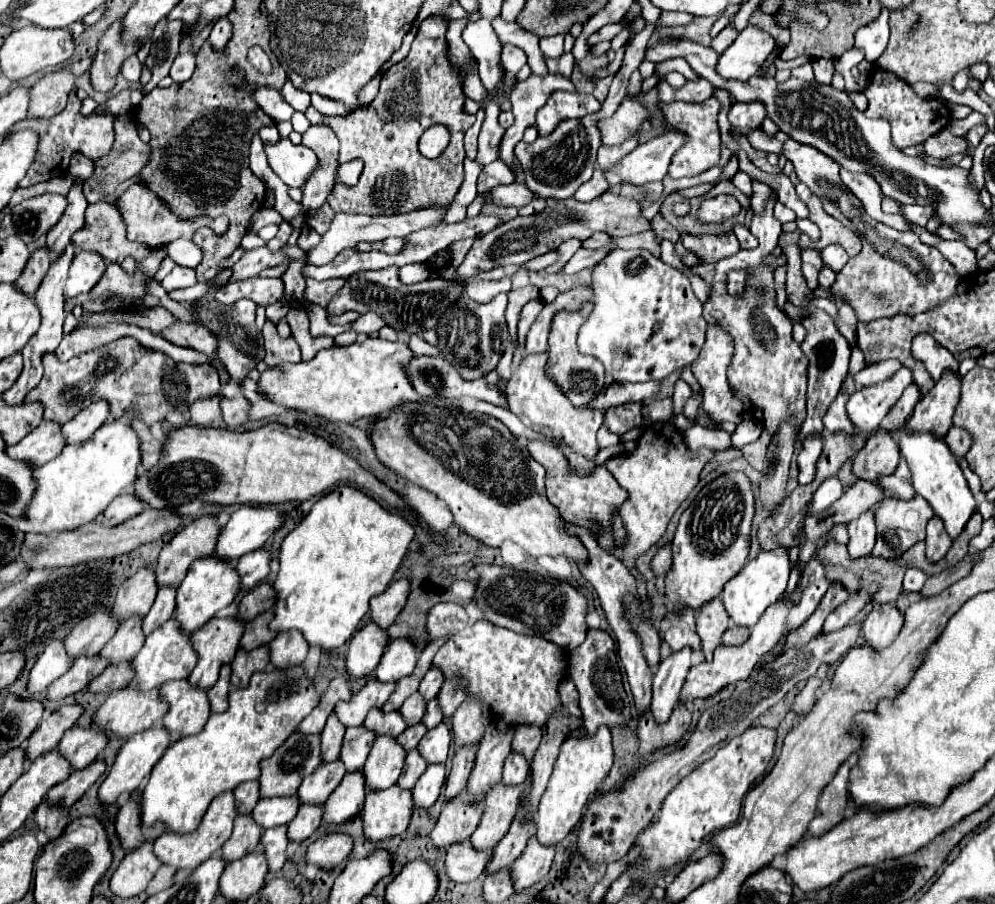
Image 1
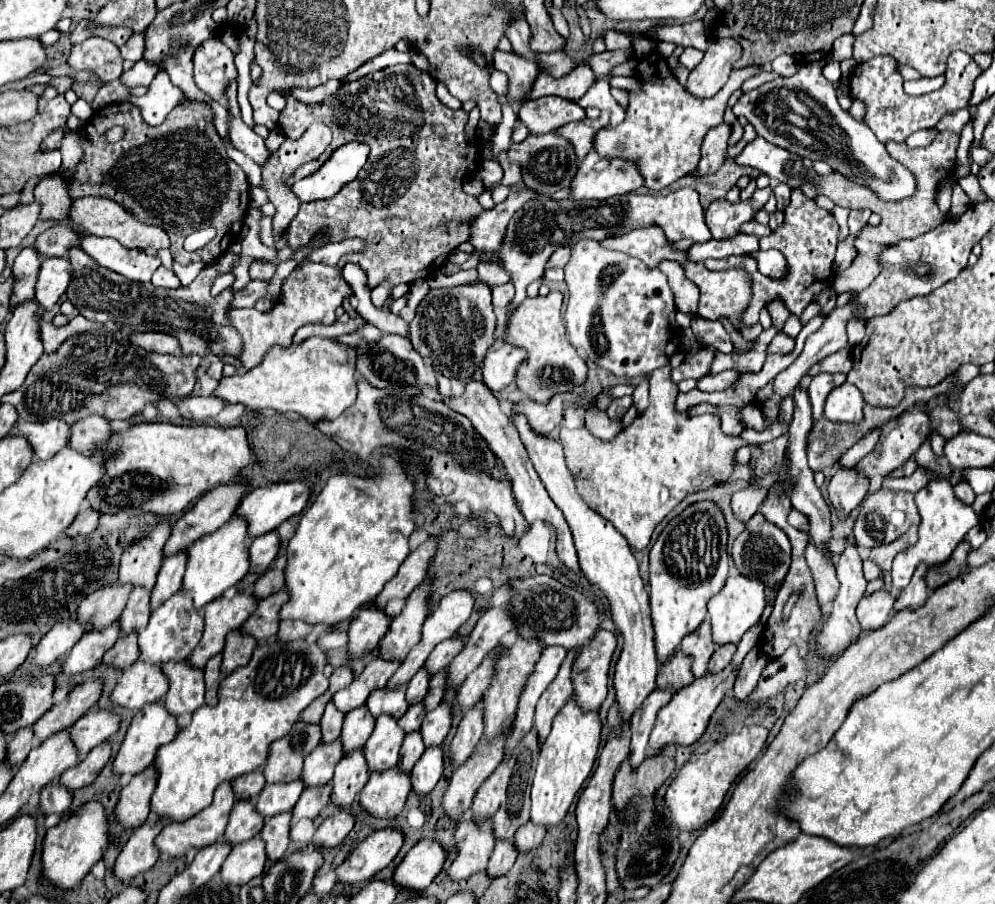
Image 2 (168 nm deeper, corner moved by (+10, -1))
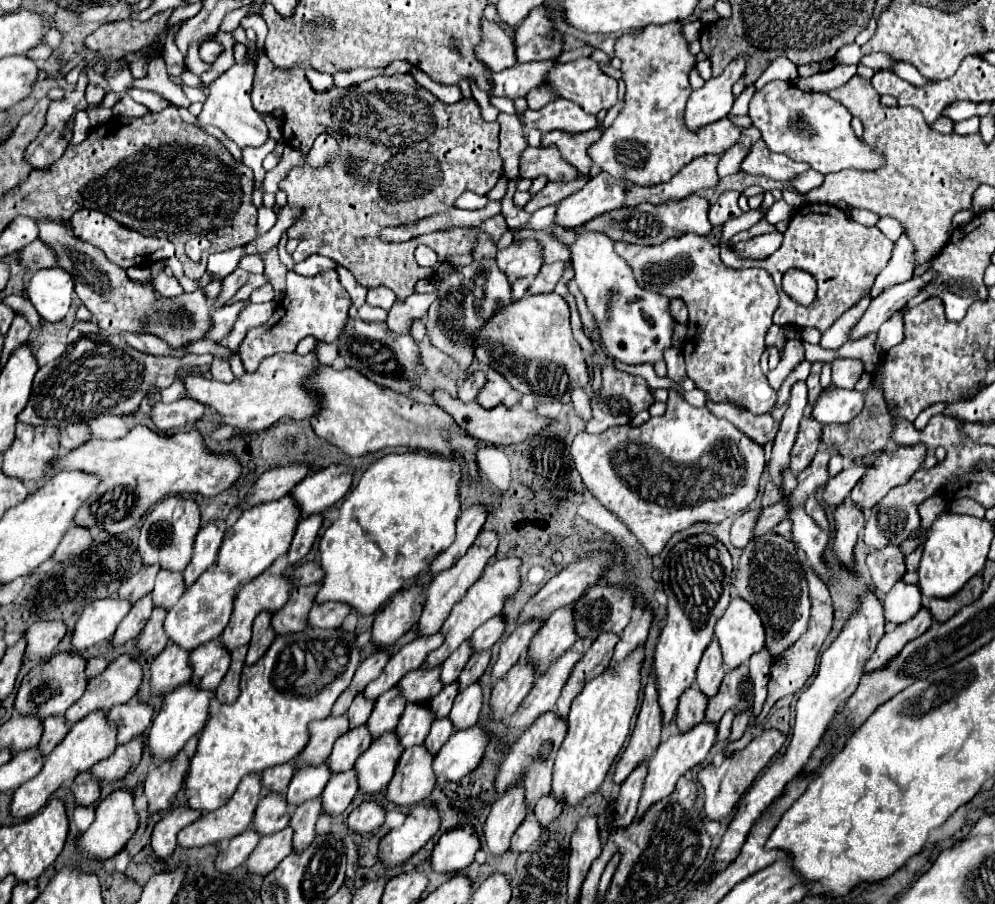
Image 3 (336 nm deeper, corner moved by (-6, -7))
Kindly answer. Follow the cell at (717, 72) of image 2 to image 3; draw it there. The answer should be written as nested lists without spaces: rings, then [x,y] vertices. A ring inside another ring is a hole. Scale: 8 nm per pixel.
[[[746,58],[734,60],[720,76],[710,78],[700,90],[694,90],[688,98],[684,122],[690,130],[700,130],[724,116],[728,116],[734,96],[732,84],[742,76]]]

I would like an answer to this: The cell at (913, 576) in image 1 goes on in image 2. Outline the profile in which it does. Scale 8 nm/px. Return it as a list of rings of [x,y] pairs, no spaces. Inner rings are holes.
[[[930,478],[930,482],[916,492],[916,506],[918,506],[918,512],[920,512],[920,518],[922,518],[922,524],[918,528],[918,542],[900,552],[896,558],[894,558],[894,564],[892,564],[892,590],[898,594],[902,588],[908,586],[912,574],[914,574],[914,568],[924,562],[928,566],[934,566],[934,564],[942,564],[950,558],[952,550],[956,548],[958,542],[962,542],[962,538],[966,536],[966,532],[978,524],[978,518],[972,510],[972,506],[964,506],[956,494],[954,494],[954,488],[948,480],[944,478]]]

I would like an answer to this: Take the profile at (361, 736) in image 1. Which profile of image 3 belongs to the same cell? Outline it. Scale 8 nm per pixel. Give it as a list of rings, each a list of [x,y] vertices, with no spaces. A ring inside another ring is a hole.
[[[396,686],[384,692],[374,704],[374,710],[368,718],[368,728],[374,738],[382,736],[384,732],[394,732],[402,712],[404,712],[404,700],[400,700],[400,692],[396,692]]]

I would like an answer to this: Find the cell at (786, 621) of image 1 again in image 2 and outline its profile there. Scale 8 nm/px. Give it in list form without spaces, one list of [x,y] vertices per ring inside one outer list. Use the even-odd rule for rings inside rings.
[[[730,664],[730,666],[726,666],[724,670],[720,670],[716,674],[706,672],[702,678],[694,678],[692,684],[676,690],[676,694],[672,696],[672,700],[660,710],[660,714],[656,718],[656,726],[652,730],[650,744],[648,744],[648,754],[646,756],[660,752],[668,744],[690,746],[692,742],[696,742],[702,736],[702,732],[704,732],[704,728],[708,724],[708,718],[718,708],[718,704],[724,698],[724,694],[728,690],[732,690],[738,672],[740,672],[740,668],[736,668],[736,666]]]

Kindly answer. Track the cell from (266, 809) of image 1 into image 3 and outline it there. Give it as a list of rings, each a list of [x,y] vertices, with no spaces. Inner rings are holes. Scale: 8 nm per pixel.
[[[320,764],[320,766],[302,766],[294,772],[286,798],[290,806],[298,806],[306,800],[318,798],[320,792],[324,790],[324,786],[328,784],[332,772],[328,768],[328,764]]]

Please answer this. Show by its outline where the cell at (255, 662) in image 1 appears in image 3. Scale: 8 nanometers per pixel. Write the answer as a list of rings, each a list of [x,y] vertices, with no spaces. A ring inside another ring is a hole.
[[[260,612],[254,620],[254,628],[252,628],[252,640],[250,640],[250,646],[248,646],[248,656],[246,656],[246,664],[252,666],[254,662],[258,662],[266,648],[274,642],[276,634],[274,634],[274,628],[270,624],[270,618],[272,618],[272,612]]]

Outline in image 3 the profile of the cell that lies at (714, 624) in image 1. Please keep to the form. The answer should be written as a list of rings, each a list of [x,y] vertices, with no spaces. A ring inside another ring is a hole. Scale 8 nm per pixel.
[[[716,640],[710,642],[710,646],[704,650],[702,662],[698,666],[696,672],[696,686],[706,694],[706,696],[714,696],[722,684],[726,670],[722,664],[722,654],[720,654],[720,646],[716,644]]]

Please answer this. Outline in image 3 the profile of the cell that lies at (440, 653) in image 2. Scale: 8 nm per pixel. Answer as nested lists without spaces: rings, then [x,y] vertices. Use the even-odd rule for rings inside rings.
[[[496,616],[488,622],[484,622],[474,634],[472,634],[472,646],[474,646],[474,652],[480,652],[480,650],[486,650],[486,648],[492,648],[496,644],[496,640],[504,634],[504,628],[506,628],[506,620],[504,616]]]

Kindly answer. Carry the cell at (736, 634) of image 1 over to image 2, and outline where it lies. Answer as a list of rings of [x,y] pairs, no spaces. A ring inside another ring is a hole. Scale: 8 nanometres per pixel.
[[[736,644],[718,646],[716,652],[714,652],[712,658],[710,658],[708,670],[710,670],[710,672],[718,672],[718,670],[722,670],[724,666],[728,666],[728,662],[732,660],[732,654],[734,654],[734,652],[736,652]]]

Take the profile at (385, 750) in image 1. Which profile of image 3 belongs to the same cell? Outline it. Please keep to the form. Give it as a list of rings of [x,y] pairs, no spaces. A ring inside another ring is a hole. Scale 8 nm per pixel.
[[[430,702],[406,704],[406,710],[396,726],[400,744],[404,748],[424,744],[424,738],[428,736],[432,722],[434,722],[434,712],[430,708]]]

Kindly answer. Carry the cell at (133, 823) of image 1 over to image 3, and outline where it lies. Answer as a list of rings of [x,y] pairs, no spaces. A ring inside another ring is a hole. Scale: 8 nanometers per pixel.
[[[182,750],[172,760],[168,760],[168,764],[160,764],[146,776],[144,794],[148,798],[150,812],[160,812],[174,804],[188,772],[188,760],[190,758]]]

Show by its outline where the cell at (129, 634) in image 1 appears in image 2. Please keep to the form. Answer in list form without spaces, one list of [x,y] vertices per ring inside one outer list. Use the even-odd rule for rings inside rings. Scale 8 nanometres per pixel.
[[[134,588],[130,594],[130,600],[126,604],[126,608],[120,614],[120,636],[128,636],[138,632],[140,628],[144,628],[148,624],[150,618],[150,592],[142,590],[142,588]]]

